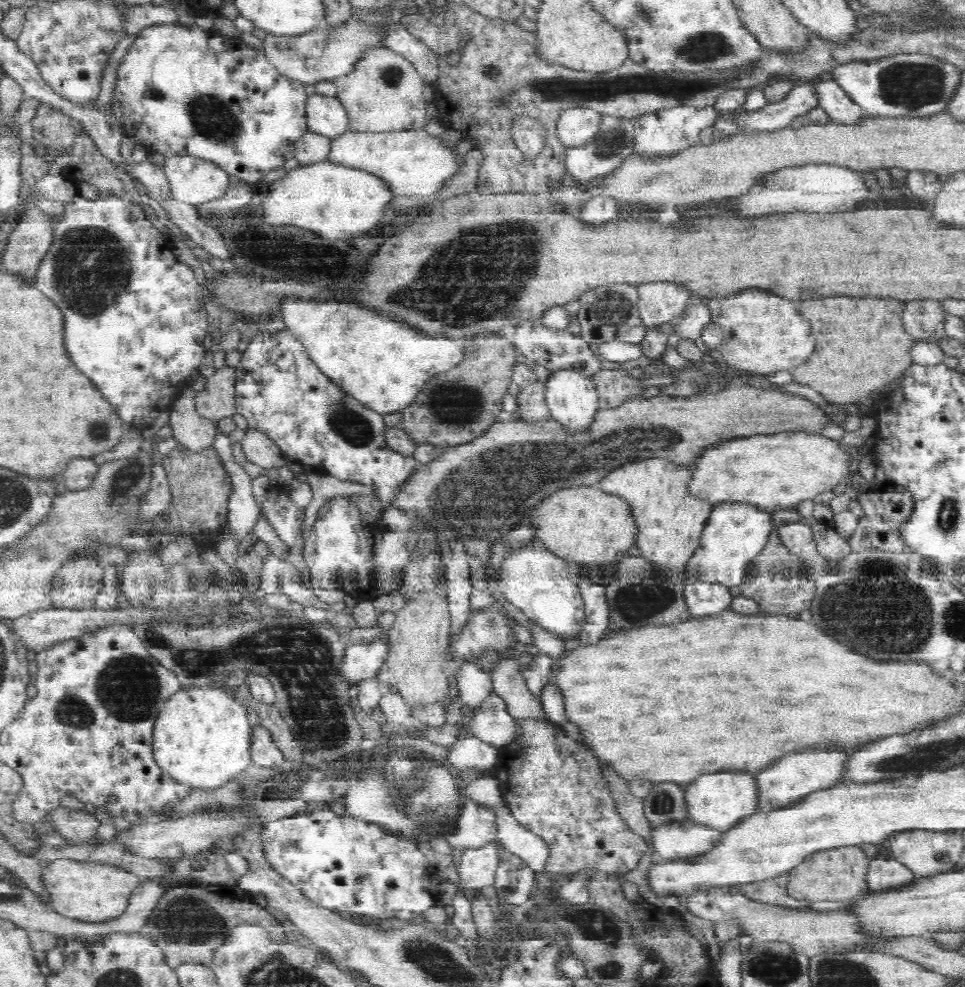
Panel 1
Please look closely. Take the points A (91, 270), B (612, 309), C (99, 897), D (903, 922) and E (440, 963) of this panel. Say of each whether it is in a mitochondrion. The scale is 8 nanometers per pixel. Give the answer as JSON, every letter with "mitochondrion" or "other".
{"A":"mitochondrion","B":"mitochondrion","C":"other","D":"other","E":"mitochondrion"}

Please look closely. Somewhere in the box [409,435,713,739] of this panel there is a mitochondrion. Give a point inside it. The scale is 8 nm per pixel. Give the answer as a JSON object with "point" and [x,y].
{"point":[635,600]}

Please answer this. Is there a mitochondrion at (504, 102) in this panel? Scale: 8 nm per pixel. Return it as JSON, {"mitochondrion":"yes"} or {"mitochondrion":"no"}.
{"mitochondrion":"yes"}

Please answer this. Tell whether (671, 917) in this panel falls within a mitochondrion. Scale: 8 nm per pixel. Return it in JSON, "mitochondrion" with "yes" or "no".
{"mitochondrion":"no"}

